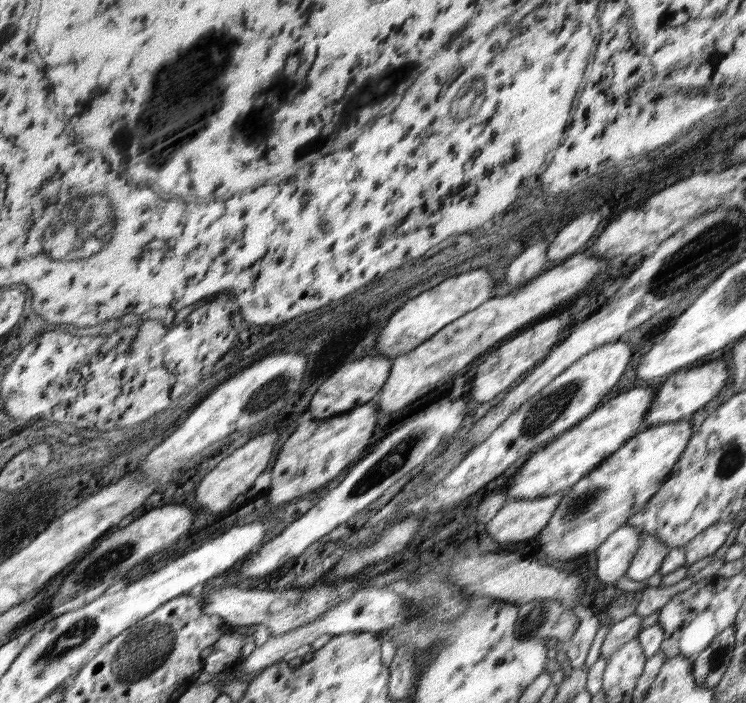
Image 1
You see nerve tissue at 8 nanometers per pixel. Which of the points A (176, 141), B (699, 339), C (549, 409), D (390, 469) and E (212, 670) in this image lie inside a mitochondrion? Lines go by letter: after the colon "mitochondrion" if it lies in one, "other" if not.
A: other
B: other
C: mitochondrion
D: mitochondrion
E: other

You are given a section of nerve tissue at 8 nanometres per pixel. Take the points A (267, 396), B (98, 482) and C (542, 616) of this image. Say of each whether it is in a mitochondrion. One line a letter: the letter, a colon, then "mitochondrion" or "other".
A: mitochondrion
B: other
C: mitochondrion

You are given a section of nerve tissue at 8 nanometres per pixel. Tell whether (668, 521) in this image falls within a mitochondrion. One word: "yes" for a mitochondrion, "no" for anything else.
no

